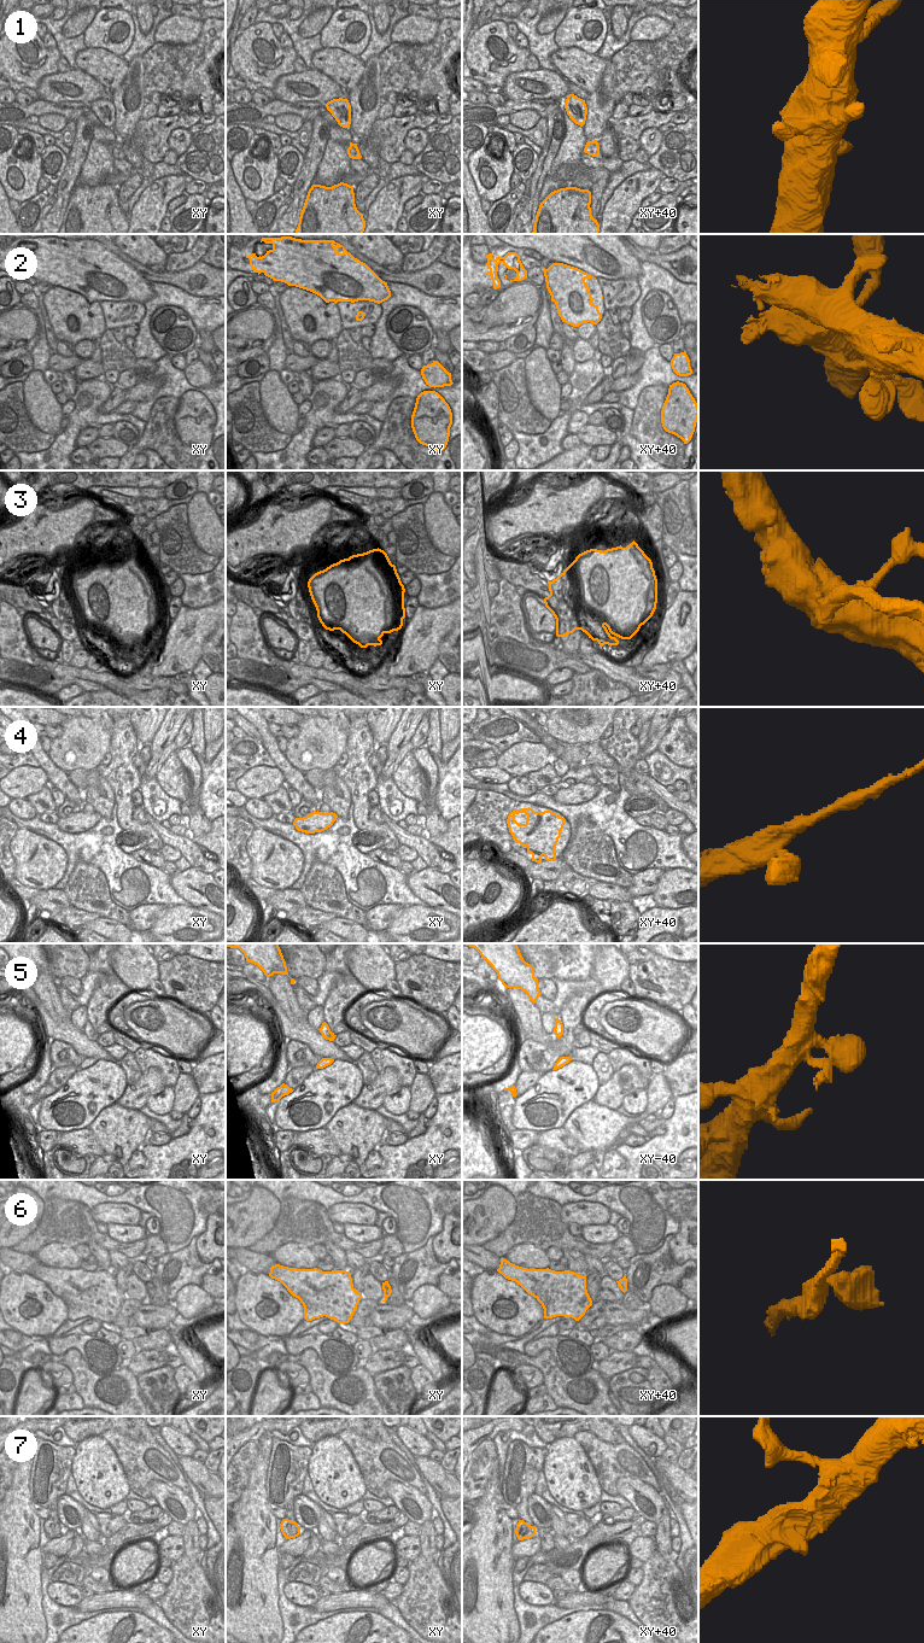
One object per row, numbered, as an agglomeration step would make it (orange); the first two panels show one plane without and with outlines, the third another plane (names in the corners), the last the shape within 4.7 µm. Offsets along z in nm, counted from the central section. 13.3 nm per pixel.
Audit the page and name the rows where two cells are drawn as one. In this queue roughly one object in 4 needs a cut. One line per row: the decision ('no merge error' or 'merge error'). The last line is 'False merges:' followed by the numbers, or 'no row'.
1: no merge error
2: merge error
3: merge error
4: merge error
5: no merge error
6: no merge error
7: no merge error
False merges: 2, 3, 4

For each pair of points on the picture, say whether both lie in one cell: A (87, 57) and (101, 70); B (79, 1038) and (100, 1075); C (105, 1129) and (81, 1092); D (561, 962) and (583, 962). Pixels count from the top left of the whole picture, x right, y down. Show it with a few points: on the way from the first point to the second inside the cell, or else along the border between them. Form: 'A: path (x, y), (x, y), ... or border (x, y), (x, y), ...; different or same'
A: path (91, 60), (98, 66); same
B: border (98, 1059), (113, 1062); different
C: border (115, 1101), (106, 1106), (87, 1127); different
D: path (566, 962), (578, 962); same

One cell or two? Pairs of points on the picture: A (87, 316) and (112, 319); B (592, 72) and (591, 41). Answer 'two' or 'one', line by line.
A: two
B: two

